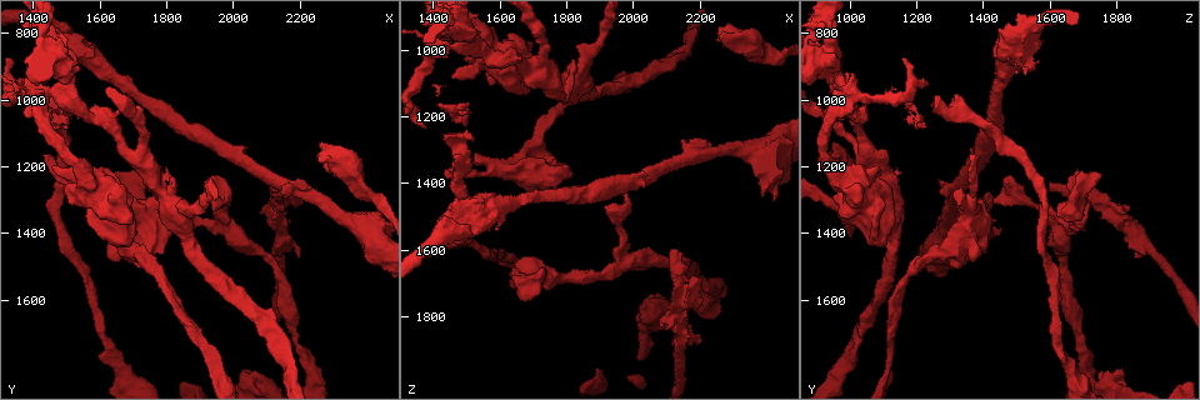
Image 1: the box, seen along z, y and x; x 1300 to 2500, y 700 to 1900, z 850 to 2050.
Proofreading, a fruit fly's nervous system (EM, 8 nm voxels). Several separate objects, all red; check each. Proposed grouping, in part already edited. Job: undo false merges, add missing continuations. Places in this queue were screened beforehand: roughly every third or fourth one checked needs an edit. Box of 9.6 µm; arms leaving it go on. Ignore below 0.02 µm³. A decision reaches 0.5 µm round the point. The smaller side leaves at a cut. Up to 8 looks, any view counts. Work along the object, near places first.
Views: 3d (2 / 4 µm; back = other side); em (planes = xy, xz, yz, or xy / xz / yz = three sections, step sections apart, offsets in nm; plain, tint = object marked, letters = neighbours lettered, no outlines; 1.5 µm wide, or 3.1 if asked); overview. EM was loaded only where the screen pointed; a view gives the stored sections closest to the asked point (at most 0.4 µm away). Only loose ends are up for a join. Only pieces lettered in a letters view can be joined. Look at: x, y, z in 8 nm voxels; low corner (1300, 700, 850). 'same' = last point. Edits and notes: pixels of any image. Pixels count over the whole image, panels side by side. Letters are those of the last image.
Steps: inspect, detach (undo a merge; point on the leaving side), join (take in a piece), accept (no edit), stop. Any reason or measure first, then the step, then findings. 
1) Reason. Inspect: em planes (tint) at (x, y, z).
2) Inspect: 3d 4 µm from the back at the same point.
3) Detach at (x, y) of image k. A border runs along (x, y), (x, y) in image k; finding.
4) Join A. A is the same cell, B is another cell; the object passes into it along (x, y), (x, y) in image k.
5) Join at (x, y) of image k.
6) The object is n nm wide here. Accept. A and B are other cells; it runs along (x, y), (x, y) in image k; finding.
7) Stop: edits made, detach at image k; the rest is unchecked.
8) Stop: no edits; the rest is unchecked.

Branch stops here. Inspect: 3d 4 µm at (1450, 1200, 1080).

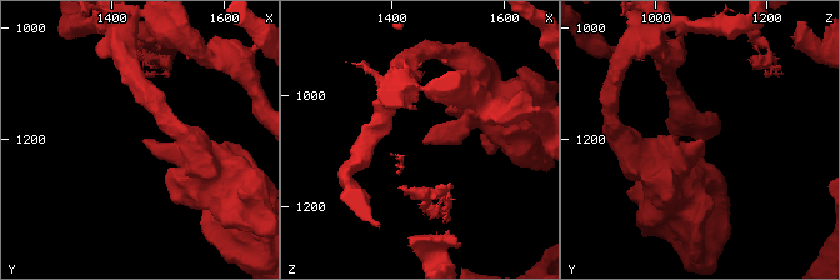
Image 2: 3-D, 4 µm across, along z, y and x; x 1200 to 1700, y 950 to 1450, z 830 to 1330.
Inspect: em xy step 8 (tint) at (1450, 1205, 1075).

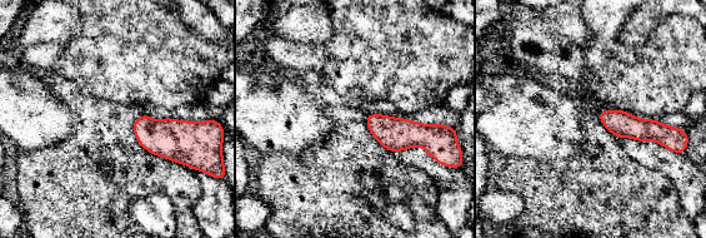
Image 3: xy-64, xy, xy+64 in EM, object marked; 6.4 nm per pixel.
Cut it another way. Inspect: em planes (letters) at the same point.

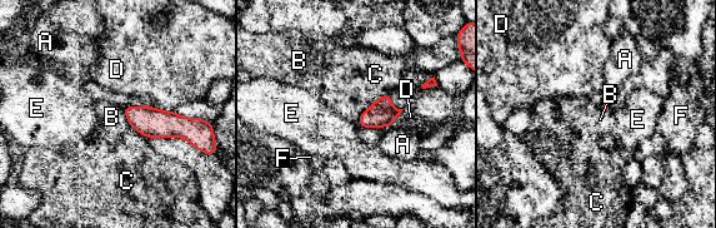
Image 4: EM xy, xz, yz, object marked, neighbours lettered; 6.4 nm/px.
Accept. A, B, C, D, E and F are other cells; a border runs along (377, 99), (361, 114), (358, 123) in image 4; none of them fits.

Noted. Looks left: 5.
Tapers out. Inspect: 3d 2 µm at (1430, 1170, 1380).

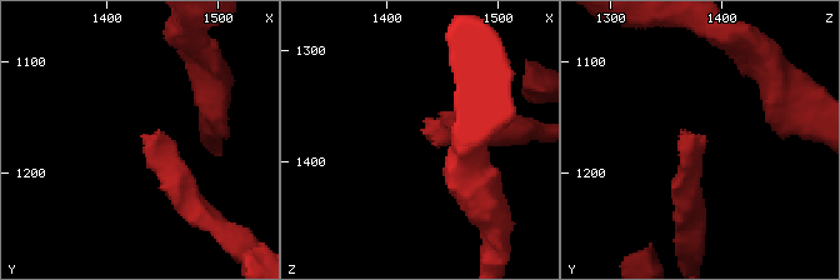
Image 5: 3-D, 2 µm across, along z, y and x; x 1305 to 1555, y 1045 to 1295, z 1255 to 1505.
Need the tissue. Inspect: em planes (tint) at (1434, 1164, 1374).

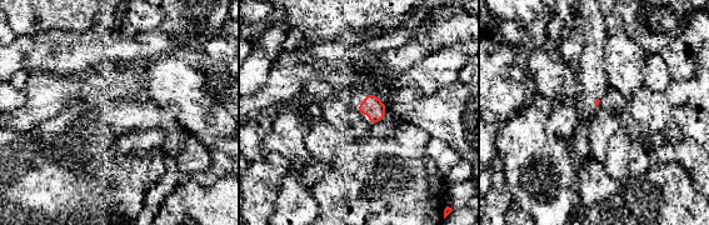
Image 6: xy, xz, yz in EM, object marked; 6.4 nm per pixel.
What lies round it. Inspect: em planes (letters) at the same point.

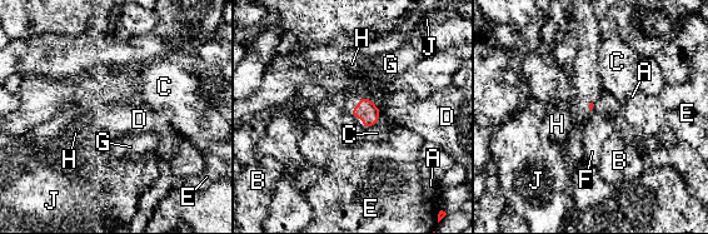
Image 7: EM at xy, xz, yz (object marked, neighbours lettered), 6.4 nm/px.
Accept. A, B, C, D, E, F, G, H and J are other cells; a border runs along (380, 109), (379, 118), (364, 129) in image 7; no lettered piece goes on from it.

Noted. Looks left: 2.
Inspect: em planes (plain) at (1670, 1360, 1640).

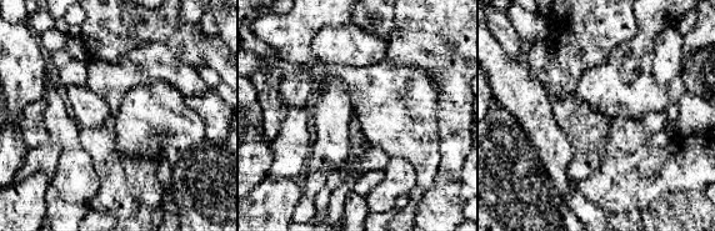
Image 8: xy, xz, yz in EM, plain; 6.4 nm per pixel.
Inspect: em planes (letters) at the same point.

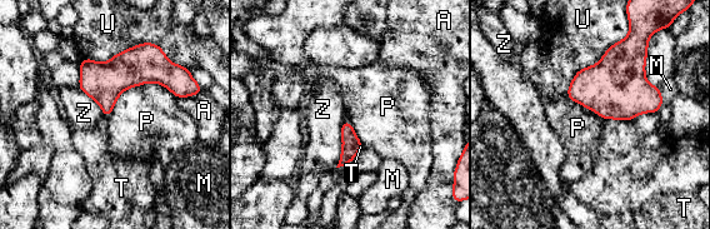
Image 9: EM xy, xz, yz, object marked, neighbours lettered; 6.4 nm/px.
Accept. A, M, P, T, U and Z are other cells; none of them fits.

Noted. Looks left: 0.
Stop: no edits; the rest is unchecked.

